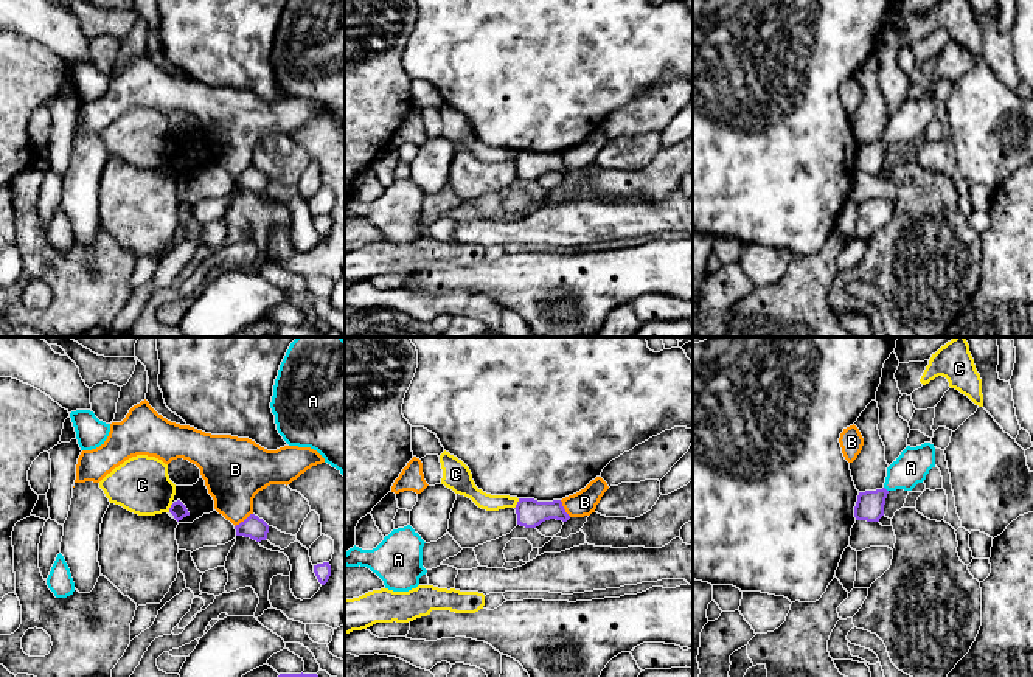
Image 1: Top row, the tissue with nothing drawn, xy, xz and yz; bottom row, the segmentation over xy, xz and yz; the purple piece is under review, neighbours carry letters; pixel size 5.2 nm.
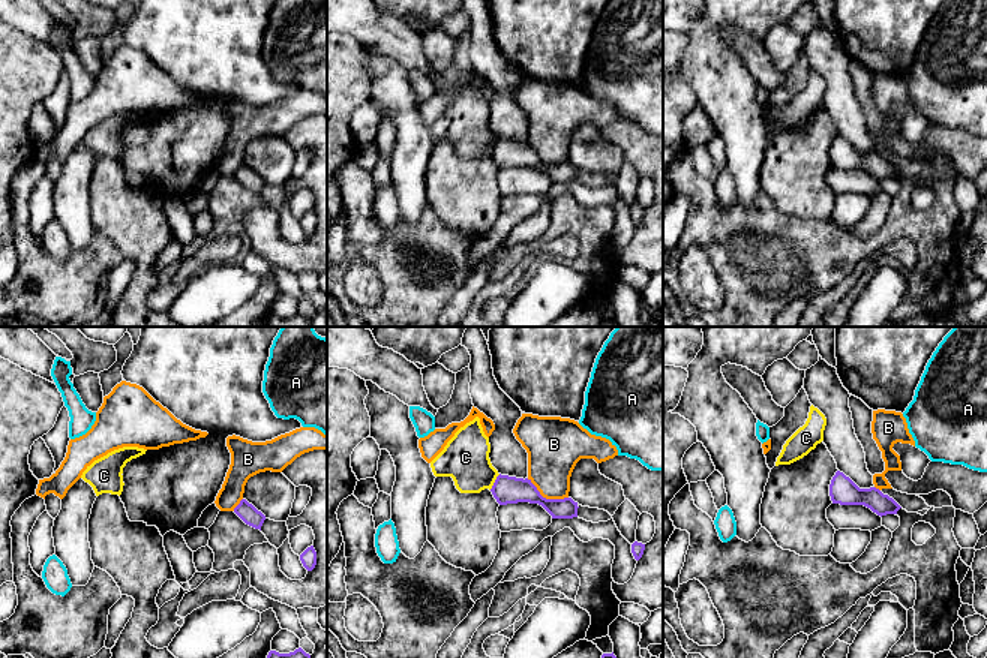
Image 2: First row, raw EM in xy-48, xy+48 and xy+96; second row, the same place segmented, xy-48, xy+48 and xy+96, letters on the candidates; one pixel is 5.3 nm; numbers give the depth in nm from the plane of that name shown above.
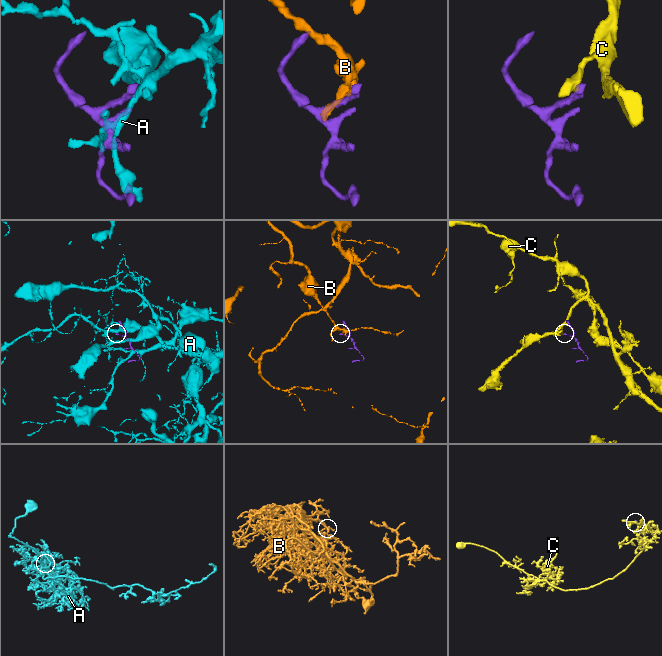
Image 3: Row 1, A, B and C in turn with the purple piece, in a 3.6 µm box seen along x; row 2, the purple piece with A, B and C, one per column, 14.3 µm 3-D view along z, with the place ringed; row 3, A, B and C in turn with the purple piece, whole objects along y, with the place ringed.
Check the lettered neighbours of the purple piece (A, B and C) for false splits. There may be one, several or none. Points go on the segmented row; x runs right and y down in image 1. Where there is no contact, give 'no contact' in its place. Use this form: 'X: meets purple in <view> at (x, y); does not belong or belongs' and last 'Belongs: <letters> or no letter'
A: meets purple in yz at (886, 489); belongs
B: meets purple in xy at (244, 520); does not belong
C: meets purple in xz at (518, 503); does not belong
Belongs: A

